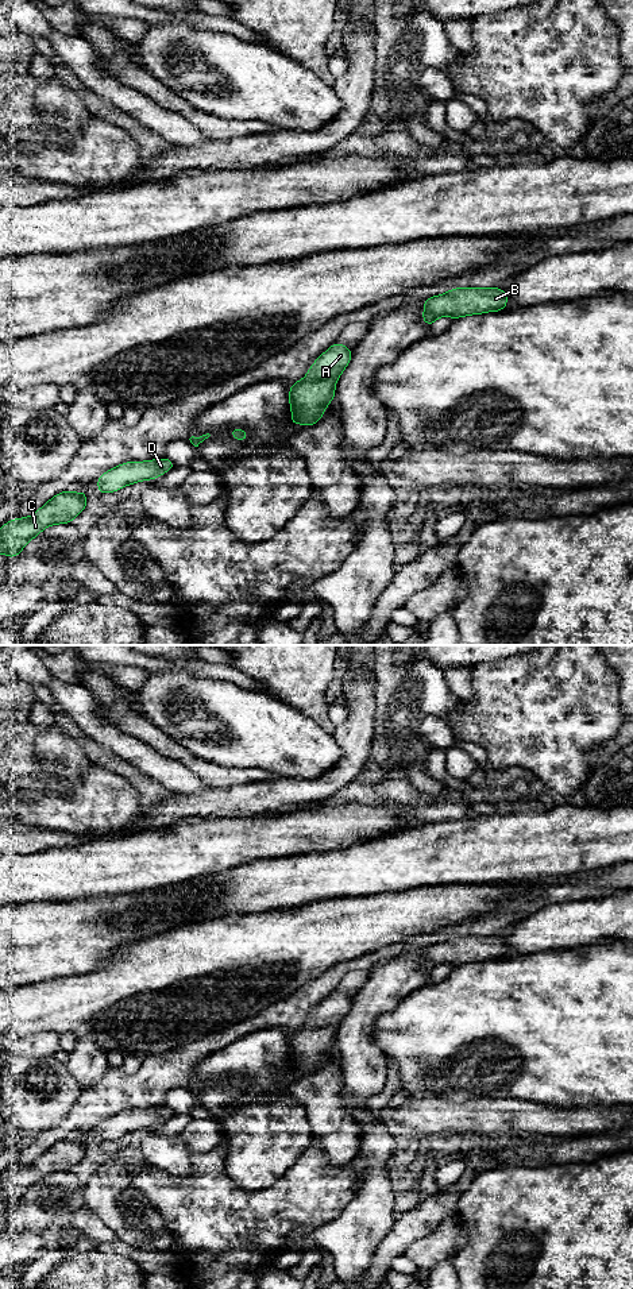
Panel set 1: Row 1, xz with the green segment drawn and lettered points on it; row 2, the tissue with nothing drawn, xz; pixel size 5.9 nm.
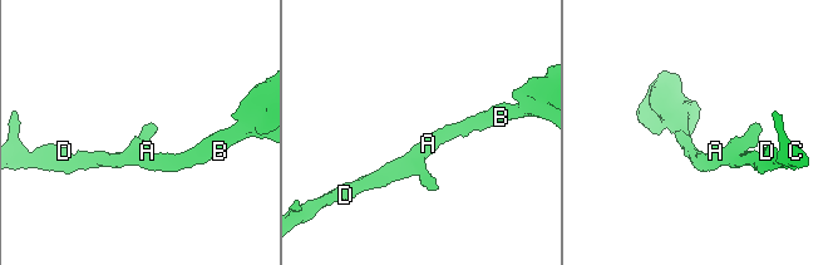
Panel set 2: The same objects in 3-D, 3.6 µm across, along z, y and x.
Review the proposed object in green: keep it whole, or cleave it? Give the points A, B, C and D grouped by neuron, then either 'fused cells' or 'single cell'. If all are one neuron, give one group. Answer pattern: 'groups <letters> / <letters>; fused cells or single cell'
groups A B C D; single cell

